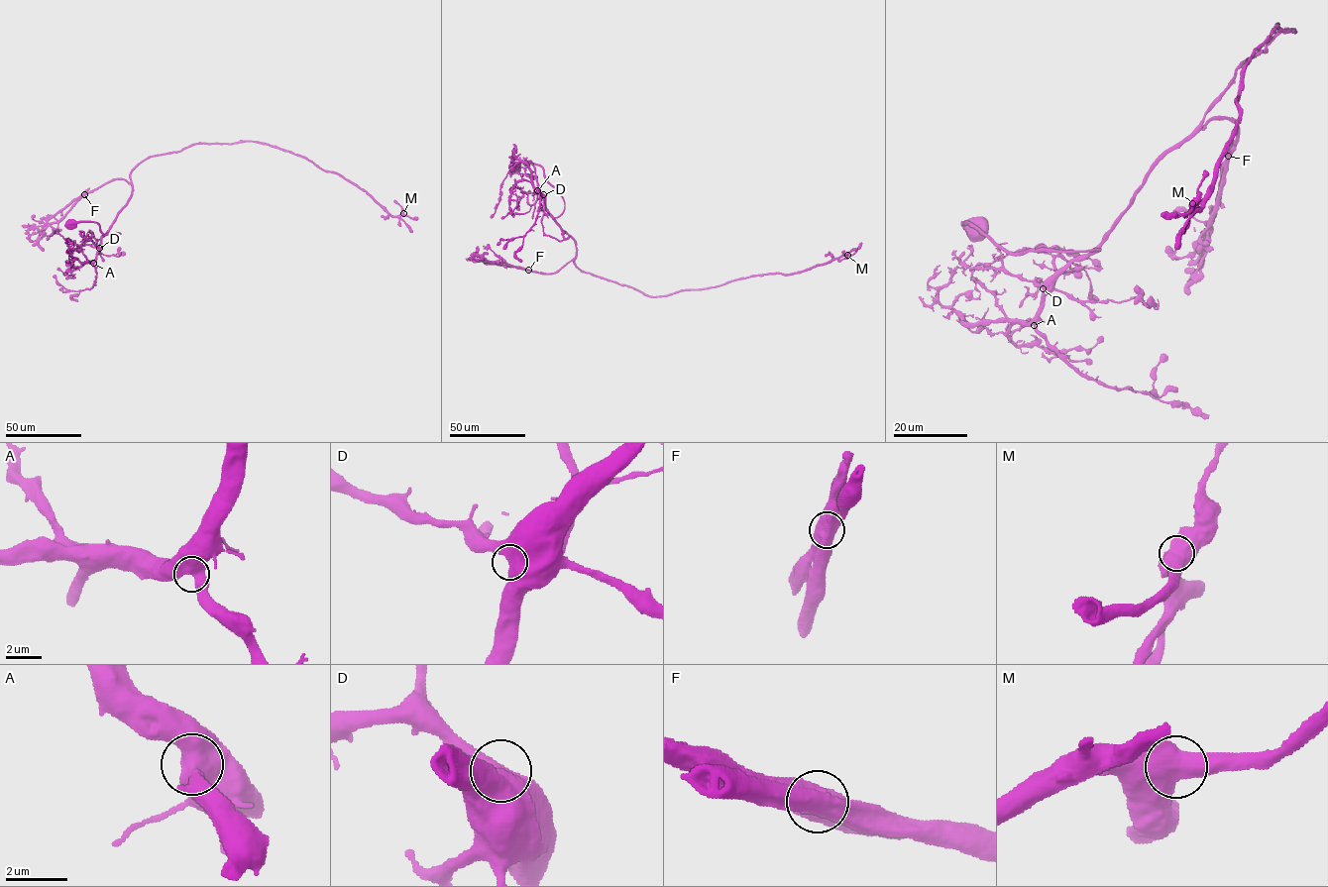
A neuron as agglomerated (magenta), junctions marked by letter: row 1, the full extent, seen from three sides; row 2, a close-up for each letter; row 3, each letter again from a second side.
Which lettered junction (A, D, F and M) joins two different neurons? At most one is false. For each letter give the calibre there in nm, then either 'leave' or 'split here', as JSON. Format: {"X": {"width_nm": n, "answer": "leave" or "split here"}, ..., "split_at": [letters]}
{"A": {"width_nm": 650, "answer": "leave"}, "D": {"width_nm": 850, "answer": "leave"}, "F": {"width_nm": 1150, "answer": "split here"}, "M": {"width_nm": 800, "answer": "leave"}, "split_at": ["F"]}

